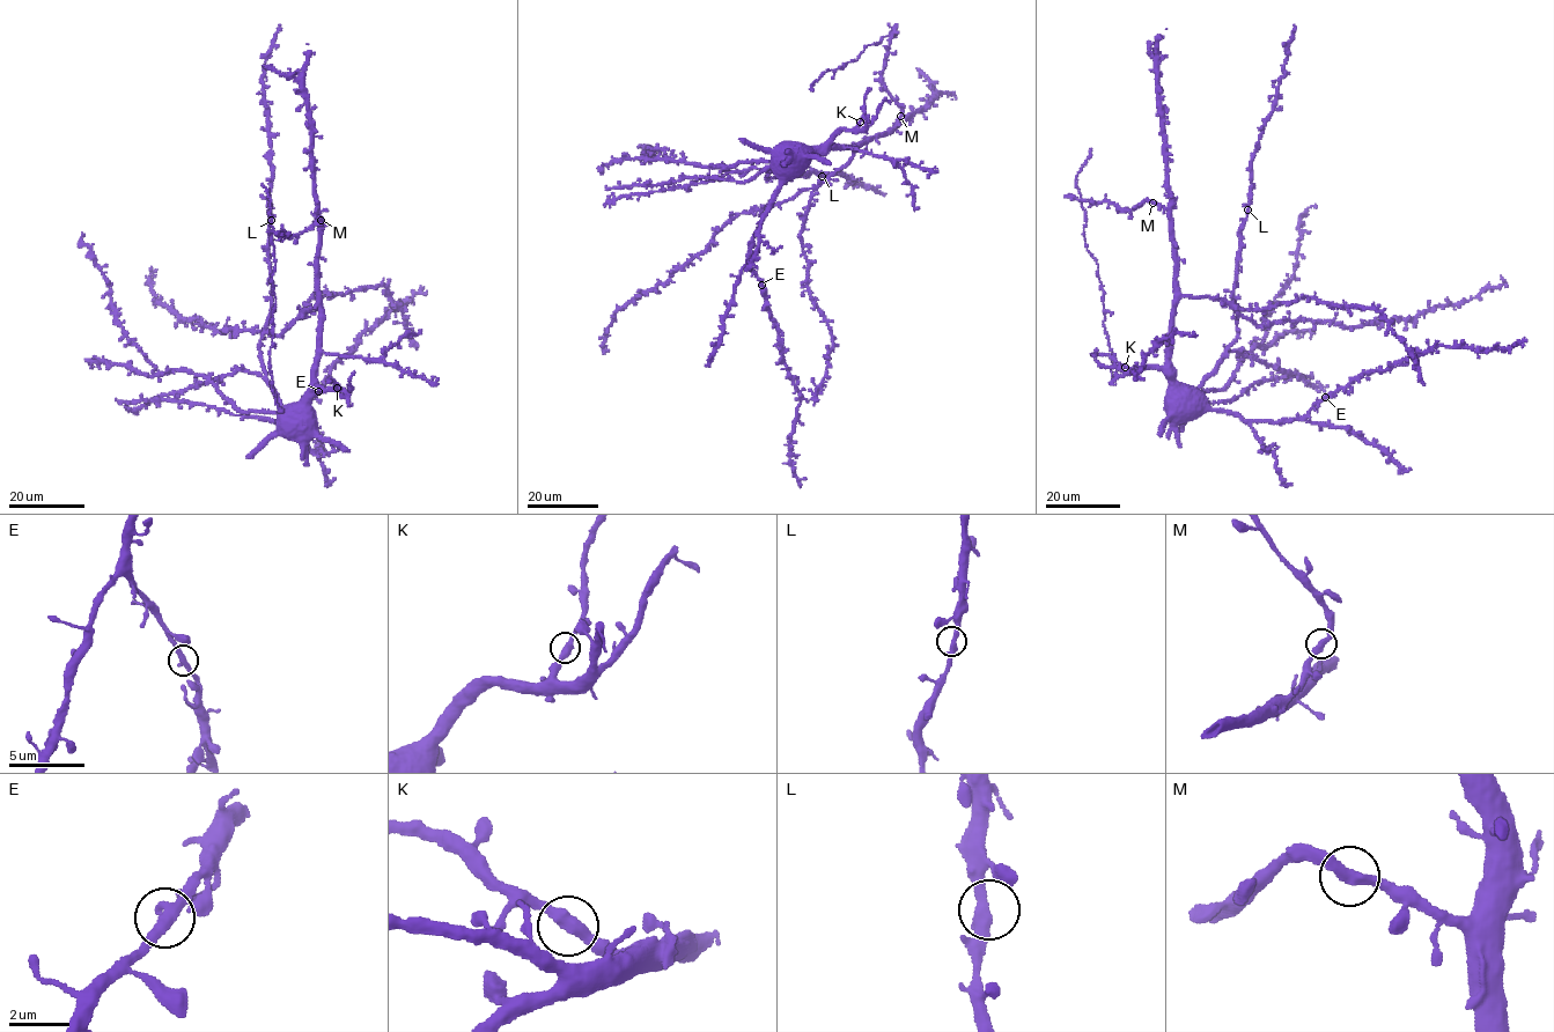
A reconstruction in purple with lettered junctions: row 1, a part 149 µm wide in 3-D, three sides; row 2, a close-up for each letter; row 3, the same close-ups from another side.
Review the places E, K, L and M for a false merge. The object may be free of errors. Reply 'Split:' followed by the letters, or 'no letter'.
Split: no letter

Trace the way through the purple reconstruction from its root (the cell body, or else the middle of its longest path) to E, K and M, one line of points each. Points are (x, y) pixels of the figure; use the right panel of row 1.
E: (1188, 393), (1198, 393), (1209, 407), (1246, 420), (1273, 422), (1302, 418), (1325, 397)
K: (1188, 393), (1161, 369), (1132, 370), (1125, 367)
M: (1188, 393), (1173, 380), (1170, 362), (1177, 288), (1172, 222), (1168, 211), (1153, 203)

